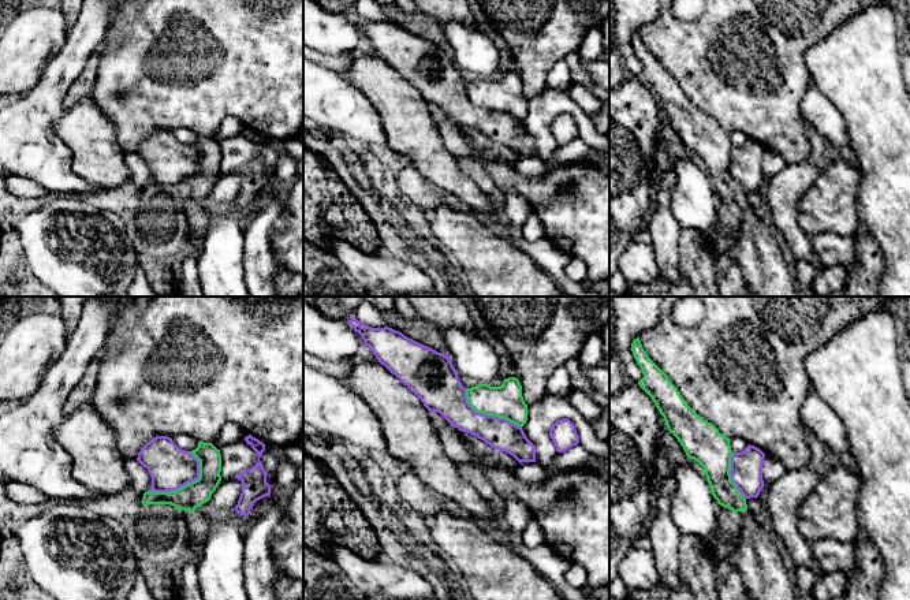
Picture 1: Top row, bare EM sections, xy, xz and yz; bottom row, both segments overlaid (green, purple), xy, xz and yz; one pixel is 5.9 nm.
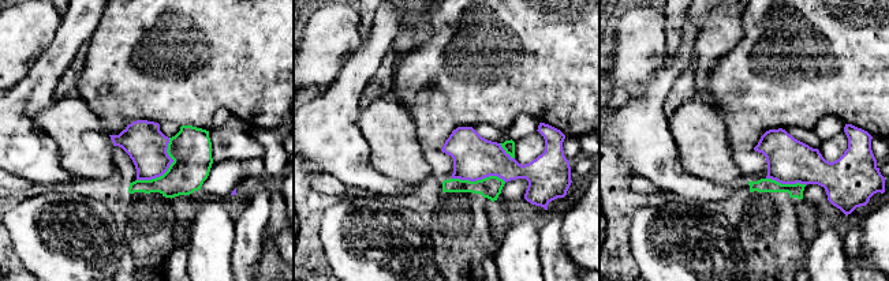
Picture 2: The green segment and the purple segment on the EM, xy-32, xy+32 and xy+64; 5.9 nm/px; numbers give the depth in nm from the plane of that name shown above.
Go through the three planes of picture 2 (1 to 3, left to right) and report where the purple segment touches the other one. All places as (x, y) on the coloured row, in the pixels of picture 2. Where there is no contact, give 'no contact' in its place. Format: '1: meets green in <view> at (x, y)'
1: meets green in xy-32 at (168, 169)
2: meets green in xy+32 at (478, 180)
3: meets green in xy+64 at (787, 184)

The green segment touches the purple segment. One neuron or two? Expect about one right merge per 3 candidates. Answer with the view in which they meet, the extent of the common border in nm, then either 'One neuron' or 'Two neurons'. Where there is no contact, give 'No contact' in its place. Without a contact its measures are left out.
Touches green in xy. Shared border 360 nm. Two neurons

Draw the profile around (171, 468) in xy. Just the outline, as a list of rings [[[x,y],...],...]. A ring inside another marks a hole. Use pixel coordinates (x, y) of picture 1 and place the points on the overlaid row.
[[[168,436],[153,437],[141,448],[137,461],[152,477],[149,491],[176,491],[199,478],[199,461]]]

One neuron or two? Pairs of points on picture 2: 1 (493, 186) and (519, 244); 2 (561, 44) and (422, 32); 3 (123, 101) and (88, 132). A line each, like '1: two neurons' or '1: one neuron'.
1: two neurons
2: two neurons
3: two neurons

